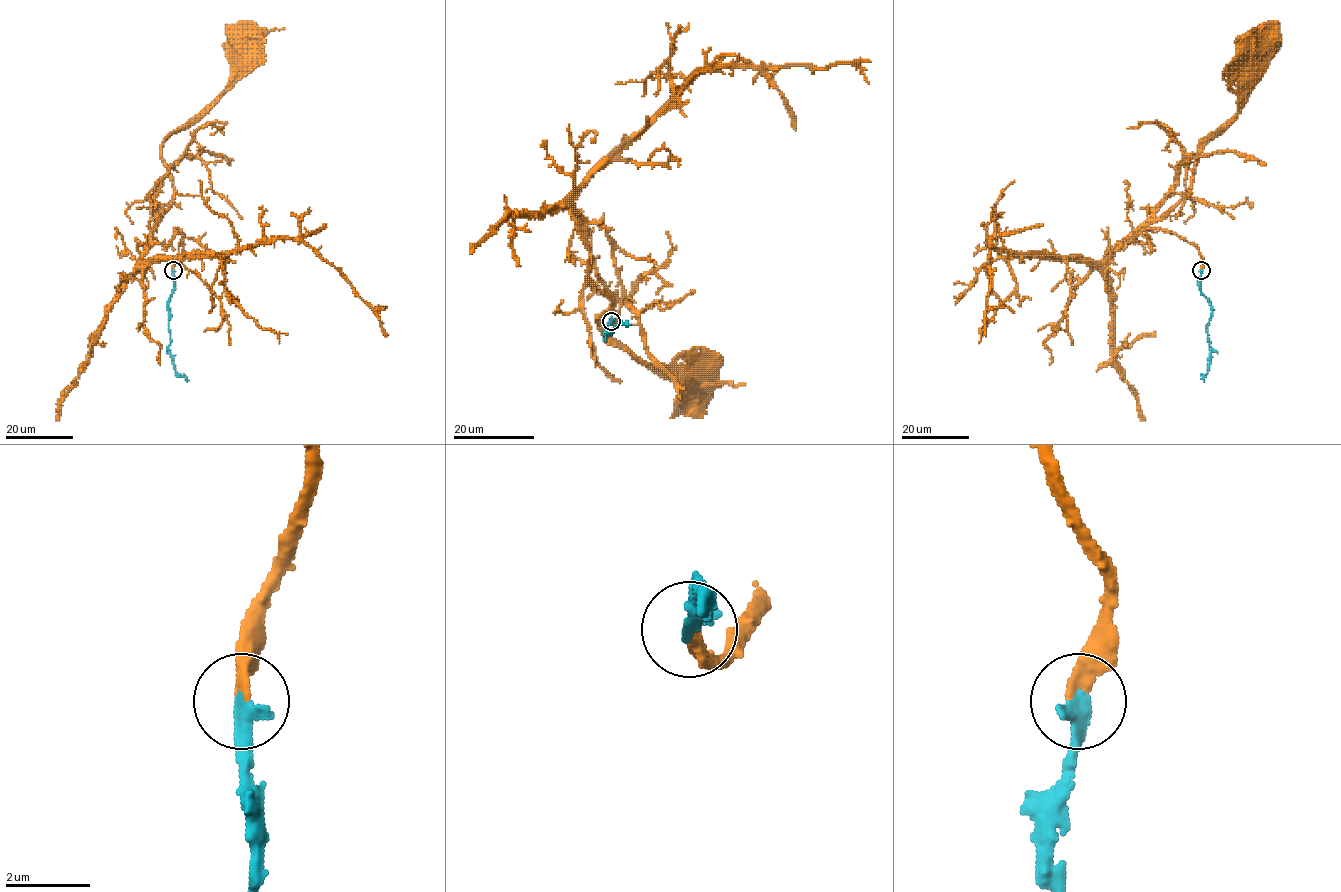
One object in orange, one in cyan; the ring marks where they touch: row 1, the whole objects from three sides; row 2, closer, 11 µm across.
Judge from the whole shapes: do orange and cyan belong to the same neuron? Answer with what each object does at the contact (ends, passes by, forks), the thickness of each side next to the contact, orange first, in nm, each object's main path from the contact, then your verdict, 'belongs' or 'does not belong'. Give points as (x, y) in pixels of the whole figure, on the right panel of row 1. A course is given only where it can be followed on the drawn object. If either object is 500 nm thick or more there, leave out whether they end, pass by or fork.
orange ends there; cyan ends there; 280 nm thick on the orange side, 320 nm on the other; orange runs (1201, 270), (1198, 249), (1175, 234), (1148, 228), (1120, 243), (1189, 191), (1199, 147), (1253, 87), (1263, 34); cyan runs (1201, 270), (1199, 289), (1211, 306), (1212, 317), (1207, 328), (1210, 354), (1208, 372), (1202, 376), (1204, 380); belongs

